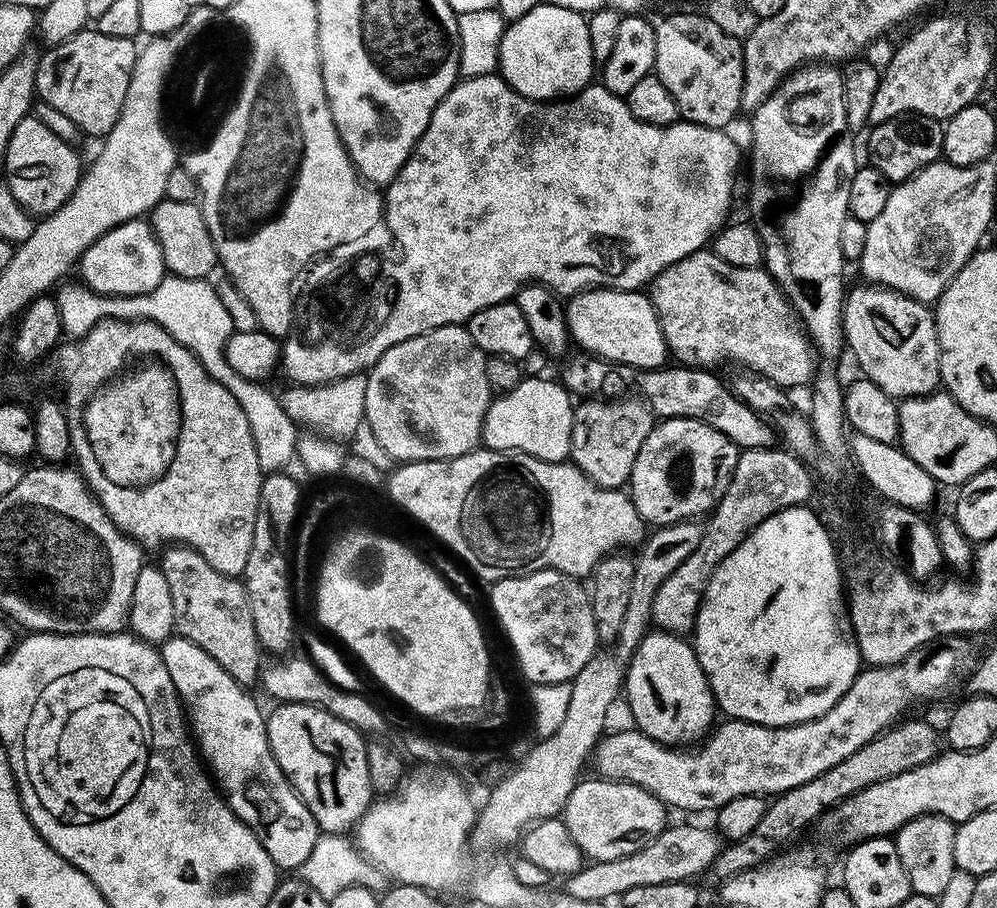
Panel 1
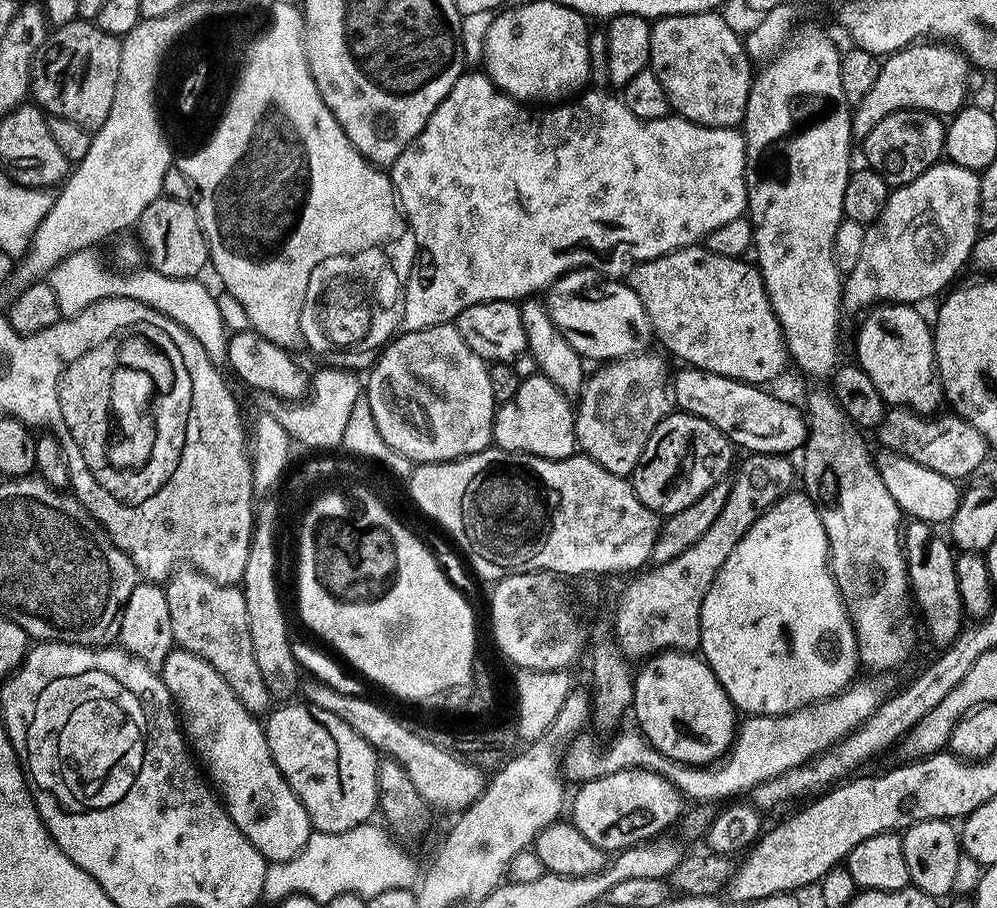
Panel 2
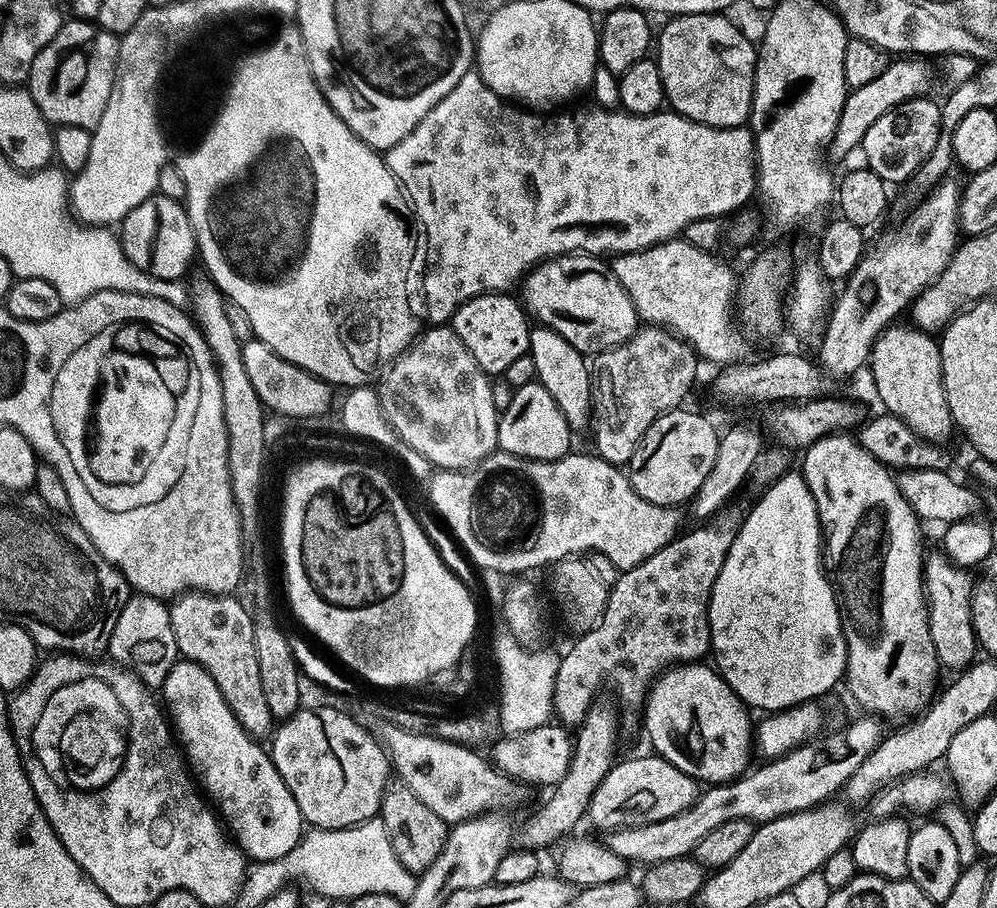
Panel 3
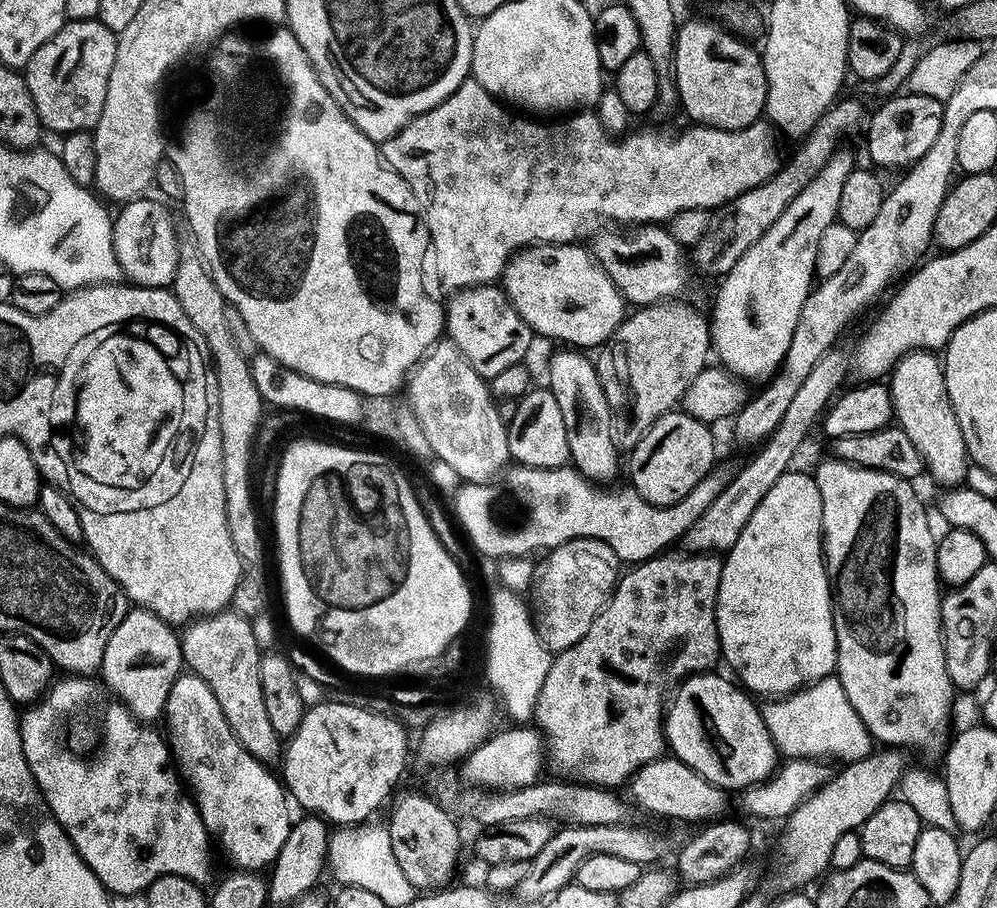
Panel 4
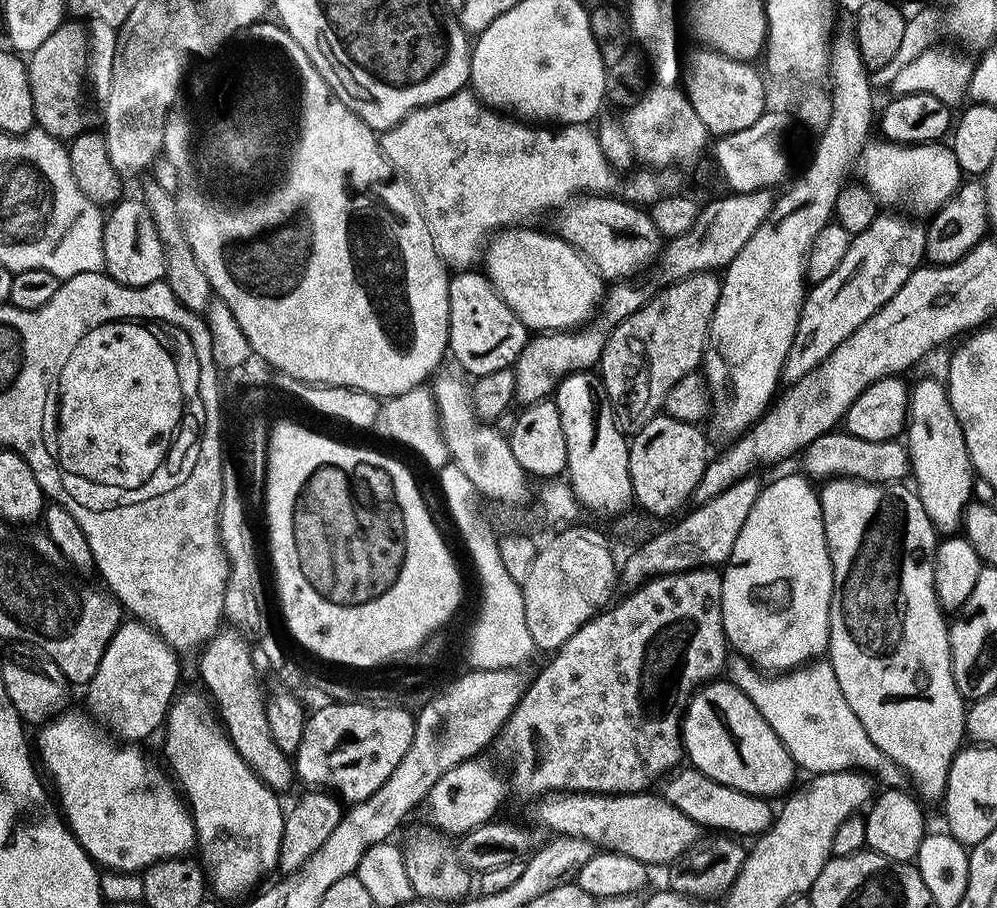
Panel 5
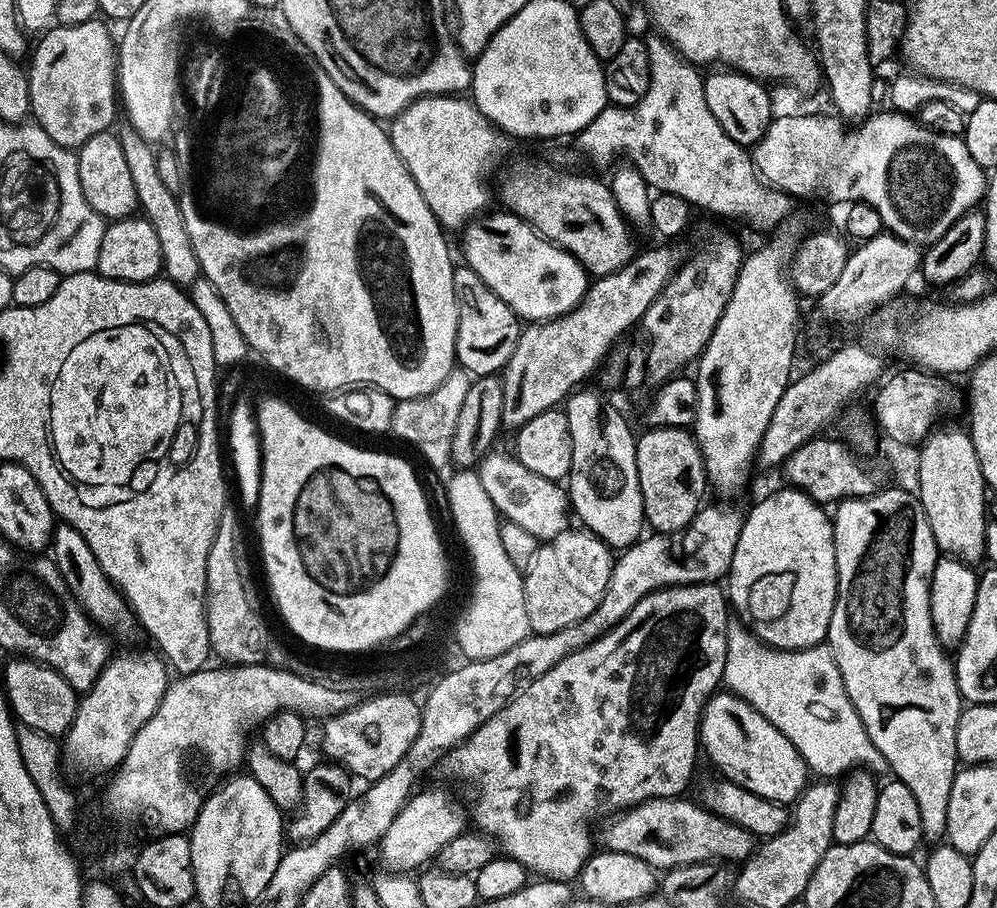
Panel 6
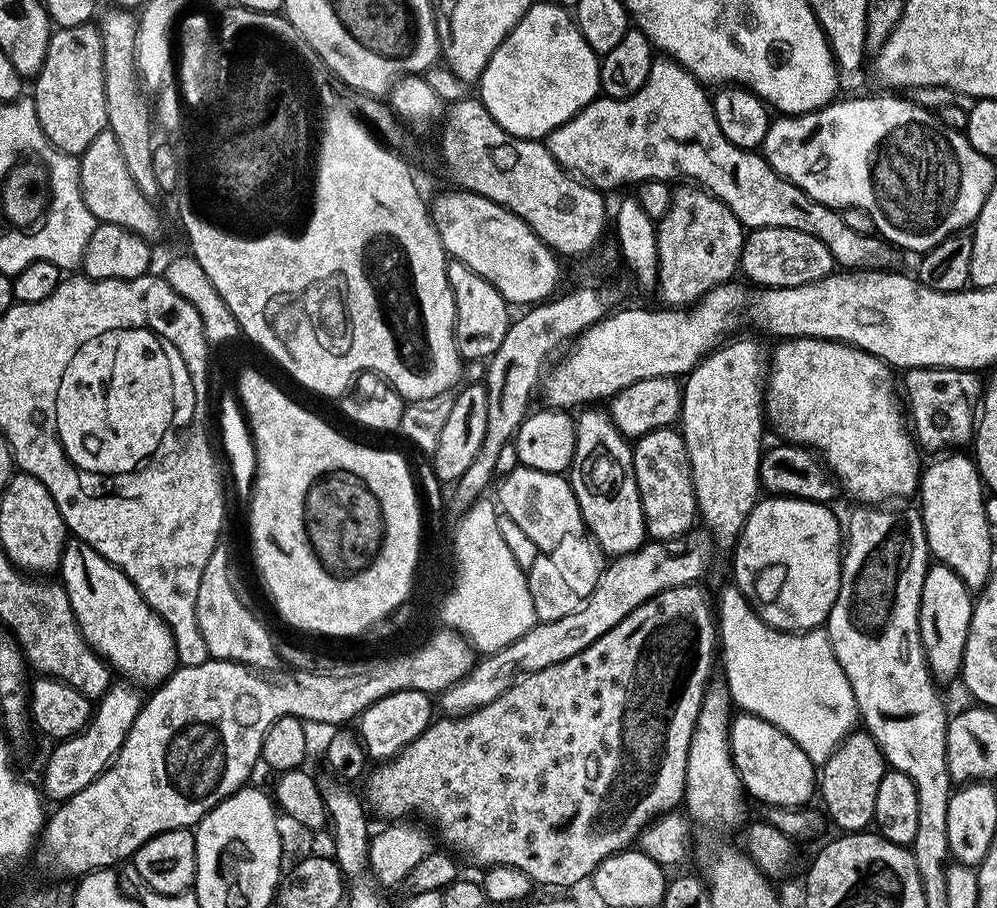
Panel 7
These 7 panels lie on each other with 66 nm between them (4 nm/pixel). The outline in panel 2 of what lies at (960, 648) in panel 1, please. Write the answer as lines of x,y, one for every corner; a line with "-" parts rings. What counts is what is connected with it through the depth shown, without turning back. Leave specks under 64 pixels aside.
868,678
872,680
860,680
857,679
855,682
848,685
847,688
844,689
843,692
836,693
835,696
832,696
829,700
820,700
817,704
807,704
806,706
802,706
798,710
794,710
793,712
787,712
786,714
782,714
781,716
754,716
751,714
745,715
743,719
739,721
737,730
736,730
736,738
732,741
731,748
728,749
728,755
717,760
715,764
707,765
703,768
694,768
690,764
678,764
672,761
669,756
663,756
658,749
652,747
651,744
648,743
647,740
644,739
643,735
639,731
633,730
633,732
624,732
621,731
619,734
613,735
611,737
612,740
608,744
608,749
604,749
602,745
599,744
598,741
595,740
597,737
595,735
588,736
589,734
580,734
576,736
574,740
570,744
568,744
566,751
563,753
562,756
562,772
565,777
569,781
576,780
575,782
583,782
586,780
601,780
604,776
609,776
610,774
614,774
615,772
621,772
622,770
626,770
627,768
645,768
647,772
657,772
659,776
664,776
673,786
675,786
679,791
681,797
687,798
688,796
692,800
692,802
708,802
704,800
726,800
722,802
731,801
733,798
740,798
743,794
751,793
753,788
757,788
759,784
762,782
770,782
770,778
778,778
782,774
786,774
786,770
794,770
798,766
802,766
808,760
812,760
815,758
819,752
825,752
826,749
830,747
831,744
836,744
840,740
843,740
845,736
849,736
855,728
860,728
866,722
866,718
870,718
872,714
876,710
880,708
880,705
884,703
886,699
886,691
884,692
884,684
882,681
883,679
880,678

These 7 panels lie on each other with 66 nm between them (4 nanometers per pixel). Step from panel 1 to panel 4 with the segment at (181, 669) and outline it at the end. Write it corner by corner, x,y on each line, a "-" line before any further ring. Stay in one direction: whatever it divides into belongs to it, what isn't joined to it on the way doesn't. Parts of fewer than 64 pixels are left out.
182,674
177,678
174,686
170,686
170,698
164,707
162,720
163,723
168,723
166,739
175,767
190,789
209,835
215,841
217,838
237,869
258,872
264,866
269,867
277,858
292,825
283,783
277,775
275,778
271,773
273,771
269,765
254,758
254,754
250,754
244,749
242,742
234,738
234,730
230,730
230,722
226,722
226,714
222,714
222,706
218,706
214,690
210,690
210,686
202,682
202,678
191,674

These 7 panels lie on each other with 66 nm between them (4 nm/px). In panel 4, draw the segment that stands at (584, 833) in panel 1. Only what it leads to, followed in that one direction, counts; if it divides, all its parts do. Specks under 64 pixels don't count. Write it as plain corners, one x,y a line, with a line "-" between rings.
661,758
642,766
630,781
632,800
640,808
653,812
656,816
669,816
672,820
700,820
708,822
719,817
728,804
729,793
714,786
702,774
690,770
675,758

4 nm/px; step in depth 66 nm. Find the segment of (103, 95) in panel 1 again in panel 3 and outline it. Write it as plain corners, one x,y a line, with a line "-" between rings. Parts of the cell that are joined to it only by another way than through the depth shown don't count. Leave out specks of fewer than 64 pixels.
69,21
61,23
58,34
34,58
26,87
49,124
95,130
114,90
120,41
93,21

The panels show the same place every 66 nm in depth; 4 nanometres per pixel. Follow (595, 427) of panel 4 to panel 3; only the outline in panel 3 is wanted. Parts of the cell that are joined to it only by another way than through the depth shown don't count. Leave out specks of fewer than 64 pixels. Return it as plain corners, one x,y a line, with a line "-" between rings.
543,326
533,327
529,331
528,343
536,371
535,379
542,386
546,386
546,390
550,390
550,398
558,402
558,410
562,410
573,433
580,434
583,428
585,431
594,419
592,415
592,374
585,353
570,346
570,342
562,338
562,334

